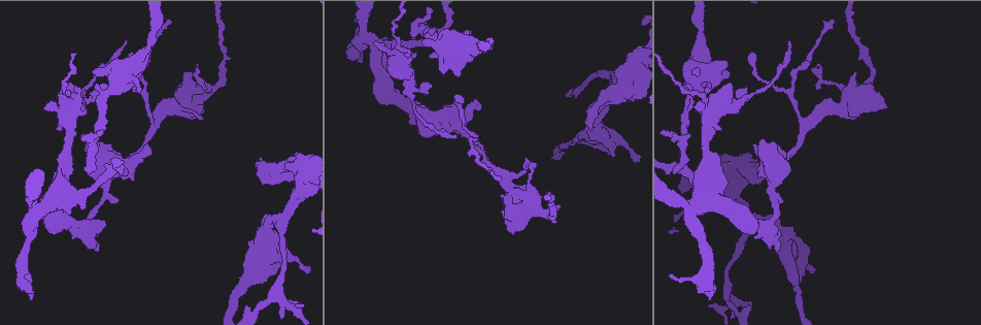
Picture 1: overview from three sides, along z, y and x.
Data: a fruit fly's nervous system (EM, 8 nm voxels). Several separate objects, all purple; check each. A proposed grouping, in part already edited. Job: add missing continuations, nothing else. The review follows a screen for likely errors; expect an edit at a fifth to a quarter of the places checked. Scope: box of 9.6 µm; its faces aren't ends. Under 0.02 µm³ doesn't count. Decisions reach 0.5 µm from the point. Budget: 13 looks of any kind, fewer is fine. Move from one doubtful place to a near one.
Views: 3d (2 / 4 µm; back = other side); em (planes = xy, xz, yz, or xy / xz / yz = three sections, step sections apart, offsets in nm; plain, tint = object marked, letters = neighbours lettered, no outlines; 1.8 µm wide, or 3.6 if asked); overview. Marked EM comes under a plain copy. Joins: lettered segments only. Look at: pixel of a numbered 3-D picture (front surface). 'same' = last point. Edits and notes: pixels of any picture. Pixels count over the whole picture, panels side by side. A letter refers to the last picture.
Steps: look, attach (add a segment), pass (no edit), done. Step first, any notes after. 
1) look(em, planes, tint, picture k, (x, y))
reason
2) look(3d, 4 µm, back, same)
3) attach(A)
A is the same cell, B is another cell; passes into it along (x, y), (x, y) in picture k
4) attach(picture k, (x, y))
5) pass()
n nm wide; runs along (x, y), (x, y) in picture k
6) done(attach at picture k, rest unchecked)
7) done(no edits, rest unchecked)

look(em, yz, step 16, tint, picture 1, (773, 198))
sudden change in width

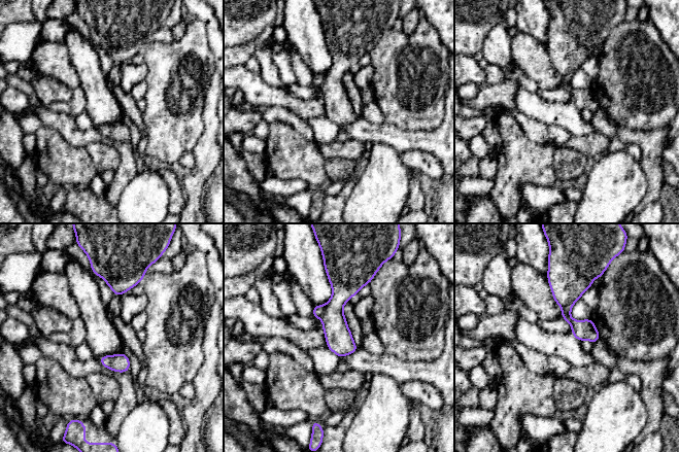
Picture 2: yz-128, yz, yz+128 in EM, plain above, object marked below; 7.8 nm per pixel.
look(em, planes, tint, same)
another direction

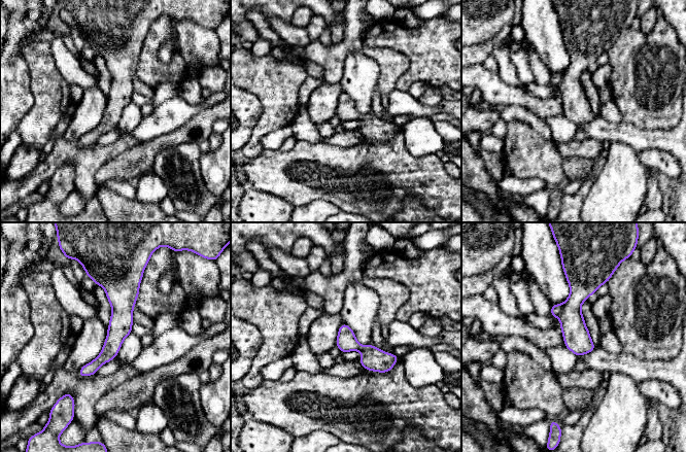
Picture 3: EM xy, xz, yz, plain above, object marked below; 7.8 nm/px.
look(em, planes, letters, same)
what lies round it

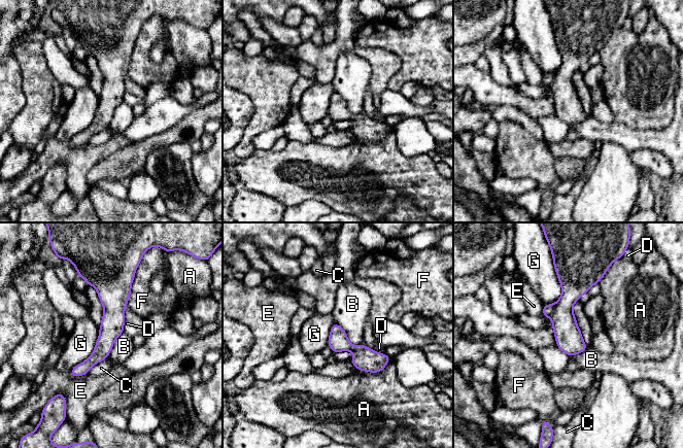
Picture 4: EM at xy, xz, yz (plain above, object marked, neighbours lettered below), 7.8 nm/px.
pass()
160 nm wide; A, B, C, D, E, F and G are other cells; runs along (102, 276), (110, 330), (74, 374) in picture 4; none of them fits

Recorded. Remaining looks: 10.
look(em, planes, letters, picture 1, (709, 305))
free end

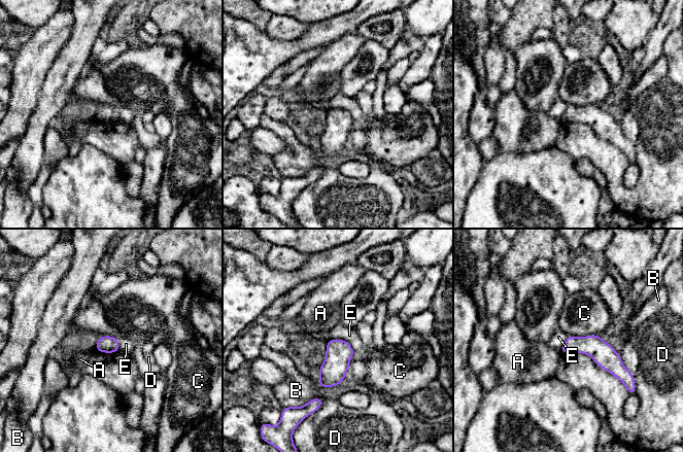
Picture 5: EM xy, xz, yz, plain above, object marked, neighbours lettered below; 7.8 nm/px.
pass()
E touches over 240 nm; A, B, C, D and E are other cells; none of them fits

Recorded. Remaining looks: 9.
look(3d, 2 µm, picture 1, (141, 91))
an open end

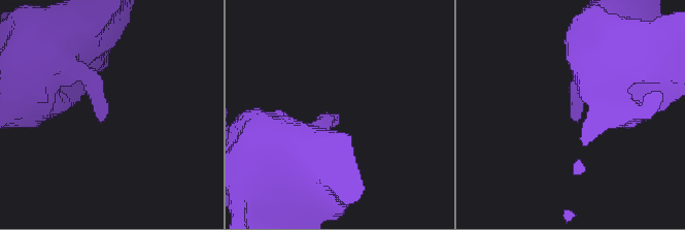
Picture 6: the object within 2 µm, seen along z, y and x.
look(em, planes, letters, picture 6, (576, 119))
need the tissue

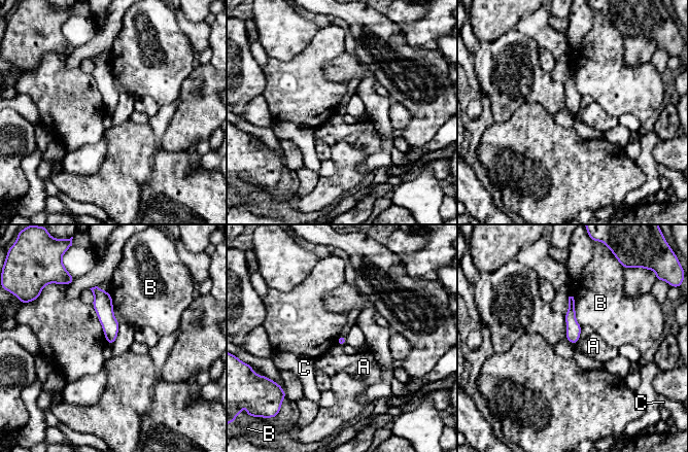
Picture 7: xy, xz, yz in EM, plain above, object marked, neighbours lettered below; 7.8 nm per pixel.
pass()
A, B and C are other cells; runs along (94, 289), (110, 324), (110, 341) in picture 7; none of them fits

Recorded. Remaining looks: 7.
look(em, xy, step 16, letters, picture 1, (361, 59))
an open end

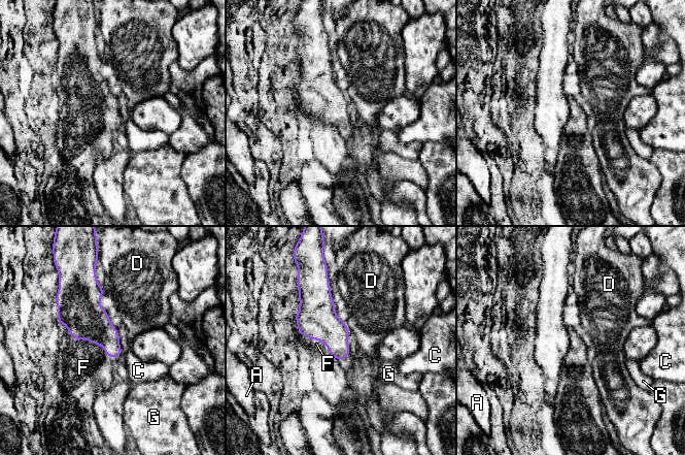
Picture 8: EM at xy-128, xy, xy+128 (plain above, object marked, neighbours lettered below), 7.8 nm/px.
look(em, planes, letters, same)

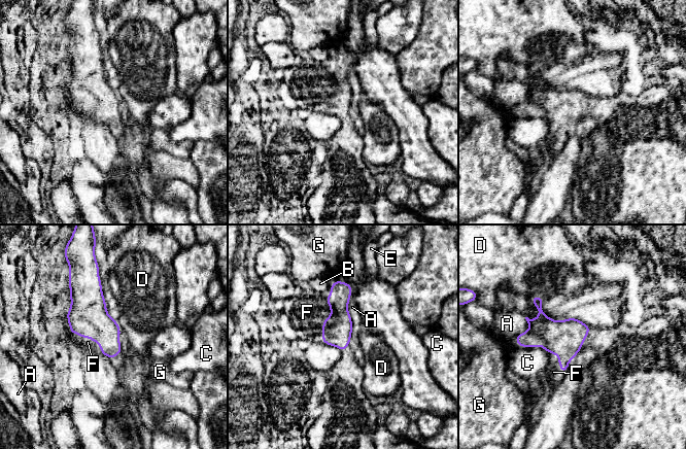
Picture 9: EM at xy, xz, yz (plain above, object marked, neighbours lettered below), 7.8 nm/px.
attach(F)
F is the same cell, A, B, C, D, E and G are other cells; passes into it along (337, 329), (330, 315), (307, 312) in picture 9; it goes on there

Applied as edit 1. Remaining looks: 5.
look(overview)

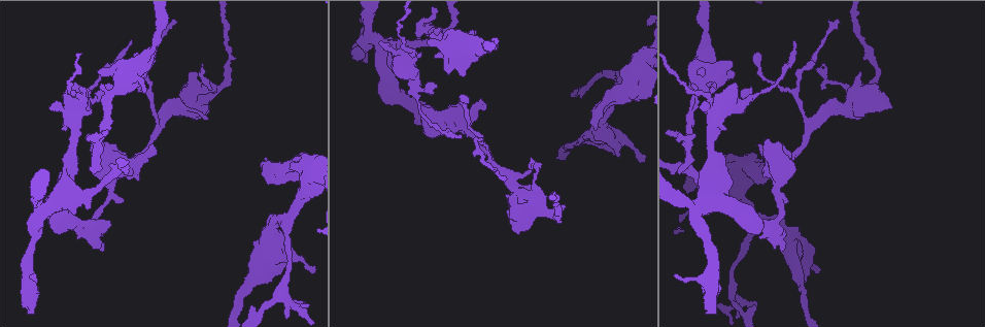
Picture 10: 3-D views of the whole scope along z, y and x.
look(em, xz, step 4, tint, picture 10, (678, 172))
branch stops here

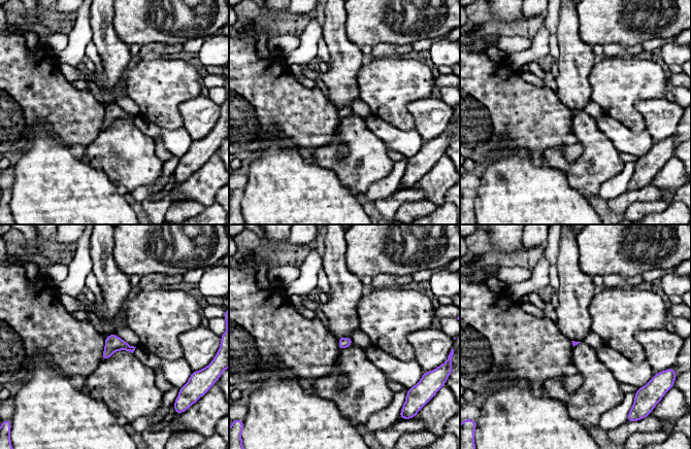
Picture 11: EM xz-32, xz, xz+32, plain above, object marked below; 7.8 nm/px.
look(em, planes, letters, same)
another direction

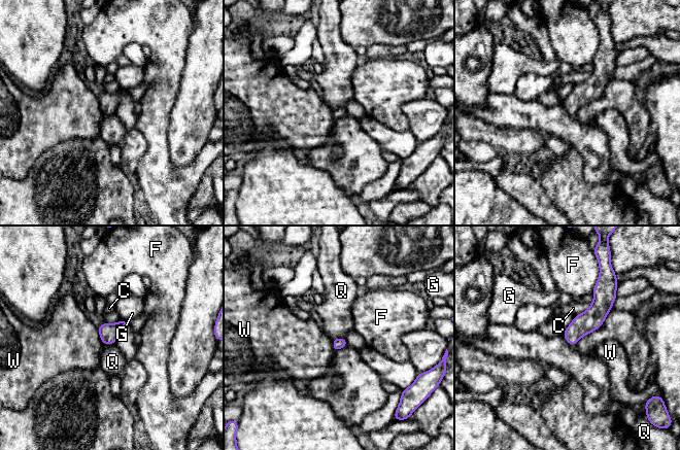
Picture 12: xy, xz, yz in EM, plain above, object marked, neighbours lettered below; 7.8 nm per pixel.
pass()
C, F, G, Q and W are other cells; runs along (602, 288), (601, 307), (572, 342) in picture 12; no lettered segment goes on from it

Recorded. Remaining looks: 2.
done(attach at picture 9, rest unchecked)

